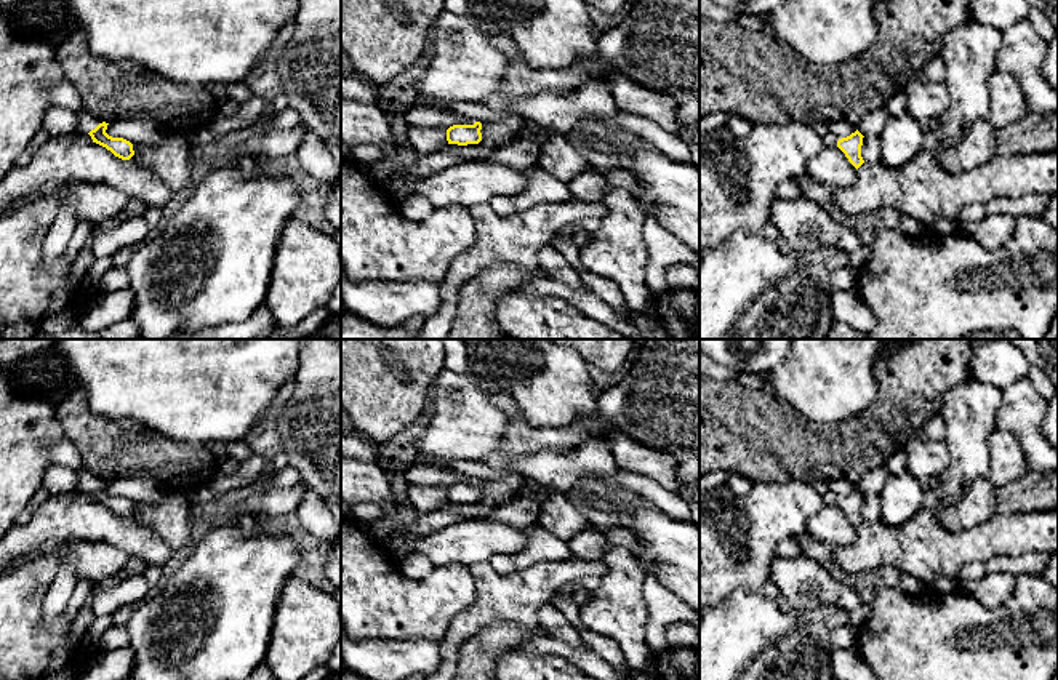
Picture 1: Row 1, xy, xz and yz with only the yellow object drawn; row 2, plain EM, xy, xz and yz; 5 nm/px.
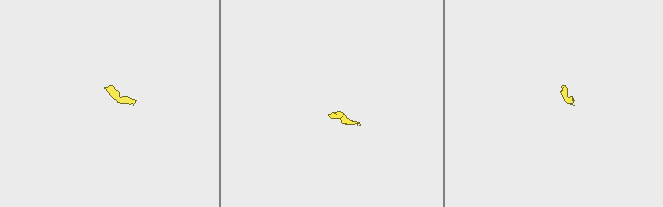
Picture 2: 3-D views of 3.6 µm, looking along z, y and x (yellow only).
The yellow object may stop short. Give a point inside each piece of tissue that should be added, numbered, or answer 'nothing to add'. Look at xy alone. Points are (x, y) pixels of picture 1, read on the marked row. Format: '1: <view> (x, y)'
1: xy (87, 122)

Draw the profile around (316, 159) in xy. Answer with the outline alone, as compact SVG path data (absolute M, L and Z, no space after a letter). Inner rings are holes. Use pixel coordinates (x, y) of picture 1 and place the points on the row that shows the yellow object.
M306 131L295 155L303 170L317 179L319 184L331 186L341 178L341 166L328 147L312 131Z

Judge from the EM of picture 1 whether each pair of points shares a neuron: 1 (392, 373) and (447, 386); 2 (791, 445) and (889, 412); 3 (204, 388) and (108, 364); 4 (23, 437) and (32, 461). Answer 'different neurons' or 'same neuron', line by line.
1: different neurons
2: same neuron
3: same neuron
4: same neuron

